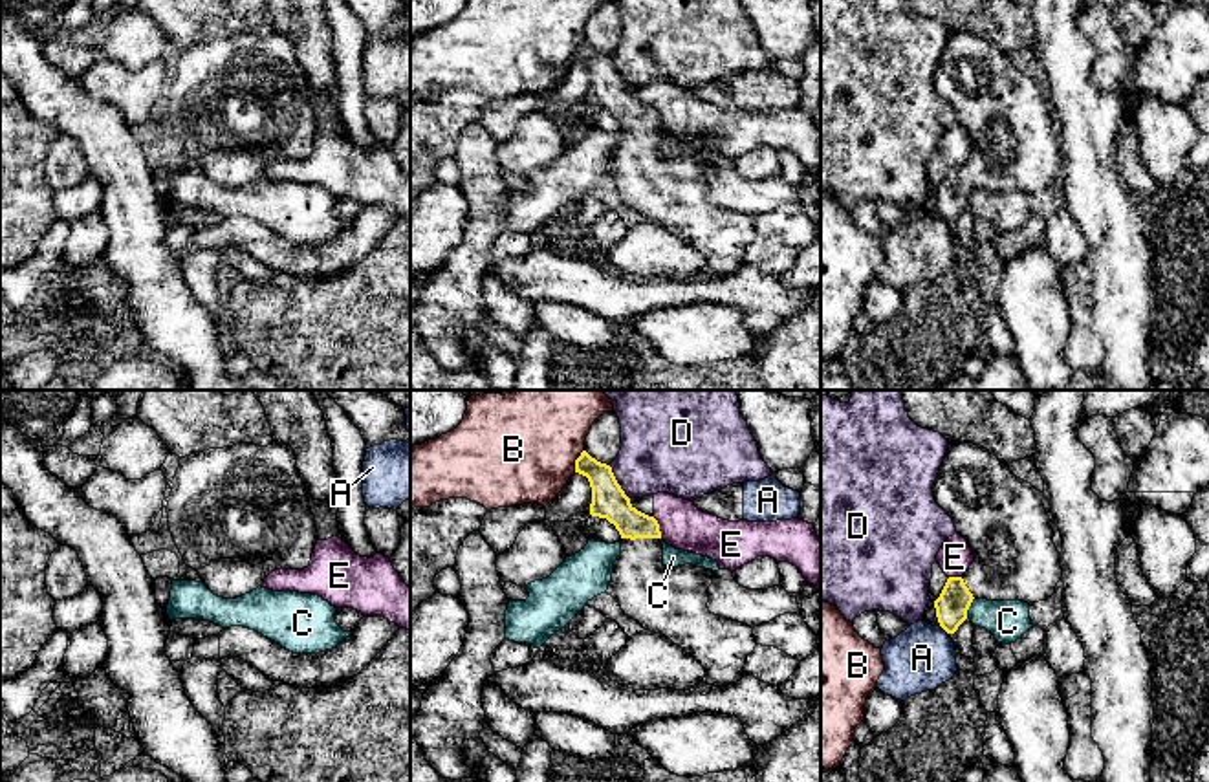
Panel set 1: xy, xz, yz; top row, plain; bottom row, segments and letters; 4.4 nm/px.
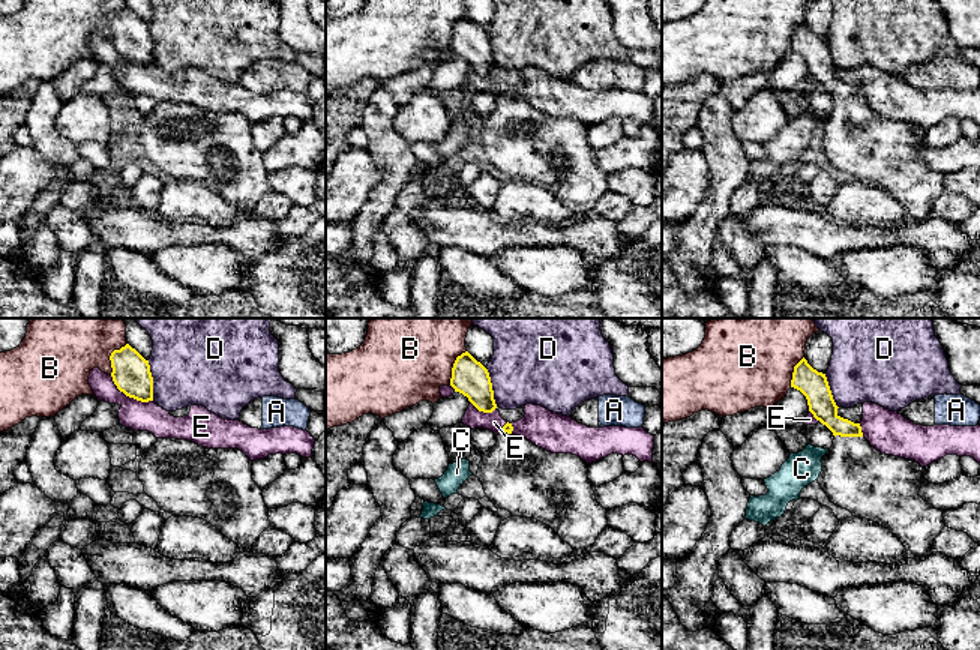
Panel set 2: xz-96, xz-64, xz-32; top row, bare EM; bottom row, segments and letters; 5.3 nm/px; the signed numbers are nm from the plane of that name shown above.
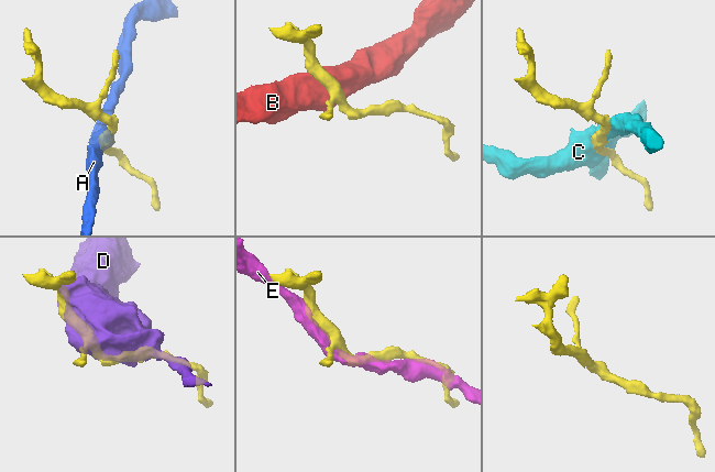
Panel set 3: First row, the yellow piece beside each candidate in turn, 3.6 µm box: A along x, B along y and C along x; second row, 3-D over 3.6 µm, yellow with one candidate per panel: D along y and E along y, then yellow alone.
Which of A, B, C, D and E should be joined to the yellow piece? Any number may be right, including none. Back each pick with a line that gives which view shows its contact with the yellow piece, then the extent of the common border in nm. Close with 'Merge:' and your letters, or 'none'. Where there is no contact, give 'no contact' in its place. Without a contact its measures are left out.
Merge: none

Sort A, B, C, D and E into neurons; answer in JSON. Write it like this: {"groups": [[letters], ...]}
{"groups": [["A"], ["B"], ["C"], ["D"], ["E"]]}

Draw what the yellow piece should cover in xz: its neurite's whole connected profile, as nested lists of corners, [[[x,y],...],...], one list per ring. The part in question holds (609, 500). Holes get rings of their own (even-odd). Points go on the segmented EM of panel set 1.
[[[583,451],[575,472],[590,482],[590,515],[606,518],[621,535],[621,555],[606,593],[645,630],[691,654],[705,668],[707,685],[740,681],[757,641],[751,626],[709,612],[716,571],[694,564],[667,568],[658,520],[630,504],[610,465]]]

